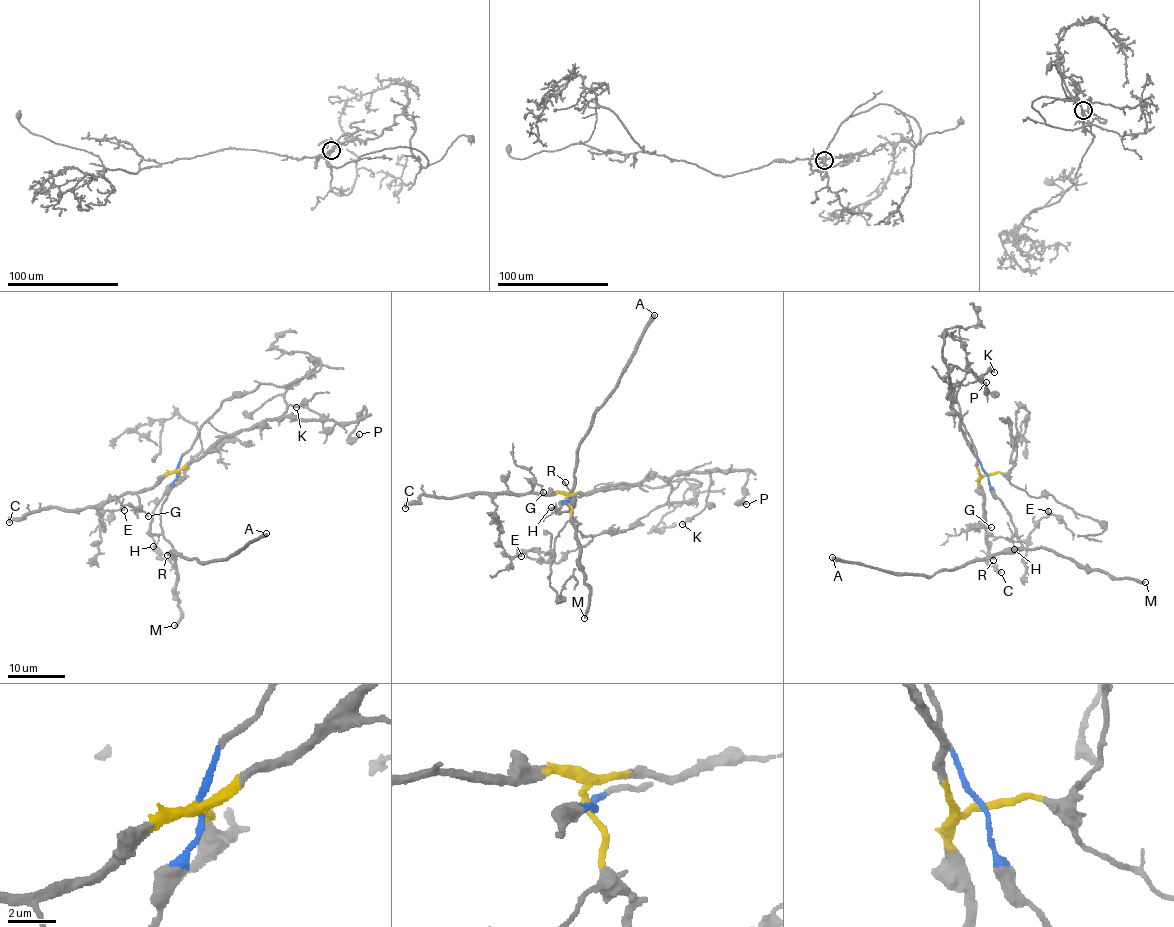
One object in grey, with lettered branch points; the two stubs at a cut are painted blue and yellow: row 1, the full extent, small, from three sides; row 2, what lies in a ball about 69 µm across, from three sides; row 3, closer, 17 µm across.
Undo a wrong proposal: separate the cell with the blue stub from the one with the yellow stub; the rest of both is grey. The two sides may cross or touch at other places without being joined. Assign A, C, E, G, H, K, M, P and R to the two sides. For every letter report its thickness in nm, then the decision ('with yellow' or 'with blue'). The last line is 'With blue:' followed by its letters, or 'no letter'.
A: 440 nm thick; with blue
C: 380 nm thick; with yellow
E: 180 nm thick; with yellow
G: 110 nm thick; with yellow
H: 100 nm thick; with blue
K: 190 nm thick; with yellow
M: 320 nm thick; with blue
P: 200 nm thick; with yellow
R: 130 nm thick; with blue
With blue: A, H, M, R

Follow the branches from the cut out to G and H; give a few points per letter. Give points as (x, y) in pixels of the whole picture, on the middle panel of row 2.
G: (567, 500), (563, 493), (530, 492), (536, 484), (543, 493)
H: (567, 500), (556, 509), (557, 513), (556, 506), (551, 507)

